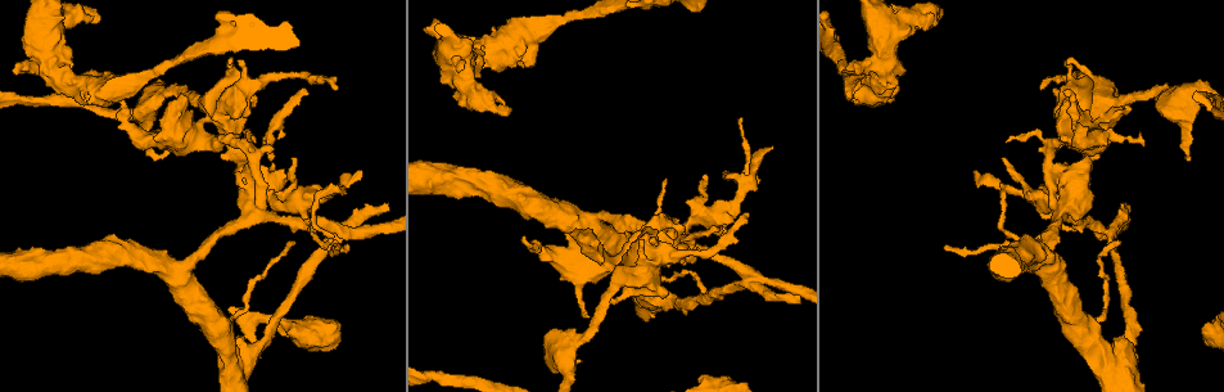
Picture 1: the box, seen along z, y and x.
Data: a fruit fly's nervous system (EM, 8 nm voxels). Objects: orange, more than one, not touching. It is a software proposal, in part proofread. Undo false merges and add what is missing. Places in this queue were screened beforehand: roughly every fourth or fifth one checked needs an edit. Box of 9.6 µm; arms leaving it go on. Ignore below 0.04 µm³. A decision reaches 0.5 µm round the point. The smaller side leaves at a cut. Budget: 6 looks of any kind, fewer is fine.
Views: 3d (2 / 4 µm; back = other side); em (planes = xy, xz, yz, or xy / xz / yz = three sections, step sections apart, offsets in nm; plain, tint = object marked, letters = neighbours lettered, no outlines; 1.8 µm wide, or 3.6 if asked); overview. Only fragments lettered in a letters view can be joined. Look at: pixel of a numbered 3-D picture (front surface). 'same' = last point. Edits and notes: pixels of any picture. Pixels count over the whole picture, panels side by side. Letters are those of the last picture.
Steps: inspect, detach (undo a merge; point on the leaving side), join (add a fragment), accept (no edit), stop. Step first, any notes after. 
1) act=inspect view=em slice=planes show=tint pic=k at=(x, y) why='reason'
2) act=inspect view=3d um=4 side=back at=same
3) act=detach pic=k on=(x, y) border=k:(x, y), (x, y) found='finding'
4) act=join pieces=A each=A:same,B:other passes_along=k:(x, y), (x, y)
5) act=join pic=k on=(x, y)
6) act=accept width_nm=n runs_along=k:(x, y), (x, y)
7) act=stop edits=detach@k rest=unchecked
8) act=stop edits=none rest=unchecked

act=inspect view=3d um=4 side=back pic=1 at=(883, 61) why='a narrow waist'

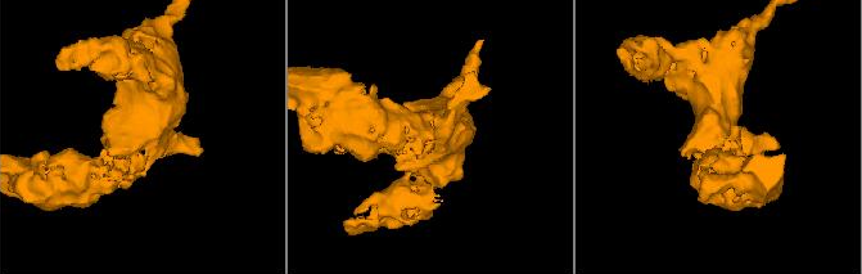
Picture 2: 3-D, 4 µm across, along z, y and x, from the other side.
act=inspect view=em slice=xz step=4 show=tint pic=2 at=(128, 130) why='shape alone is not enough'

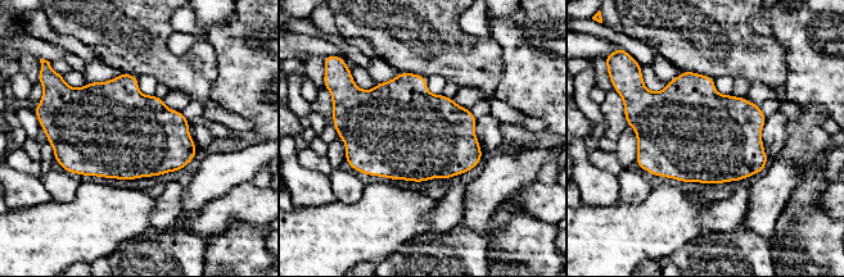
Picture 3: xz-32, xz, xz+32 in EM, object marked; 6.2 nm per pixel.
act=inspect view=em slice=xz step=4 show=letters at=same

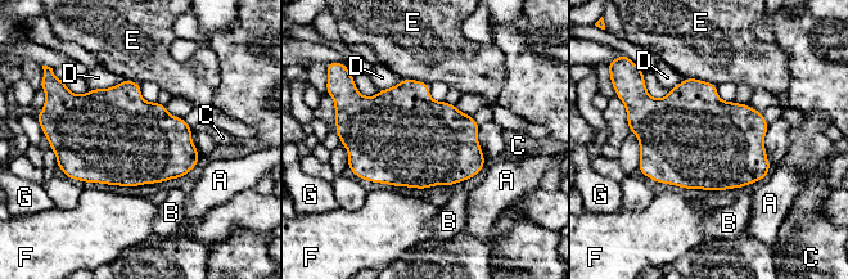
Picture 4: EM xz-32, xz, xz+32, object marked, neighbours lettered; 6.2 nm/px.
act=accept width_nm=600 each=A:other,B:other,C:other,D:other,E:other,F:other,G:other border=4:(123, 79), (116, 85), (90, 90) found='one neuron here'

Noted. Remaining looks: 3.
act=inspect view=3d um=4 pic=1 at=(145, 76) why='calibre changes'

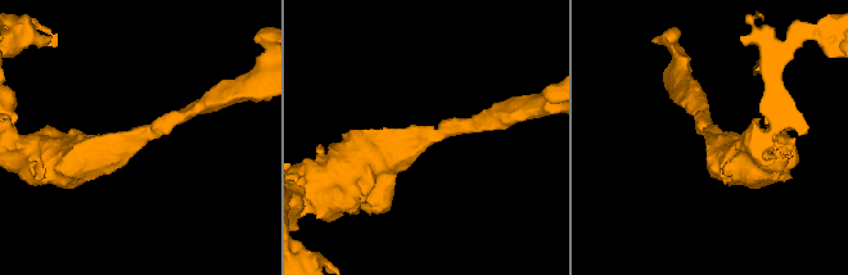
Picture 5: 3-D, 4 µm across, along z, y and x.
act=inspect view=em slice=xy step=8 show=plain pic=5 at=(136, 134) arm_widths_nm=200,500

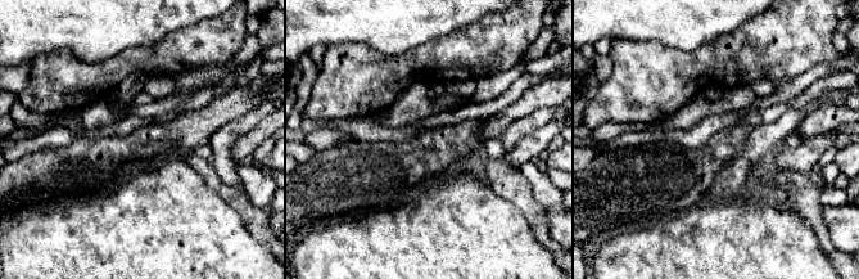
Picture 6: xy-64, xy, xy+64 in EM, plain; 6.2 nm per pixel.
act=inspect view=em slice=xy step=8 show=letters at=same why='what lies round it'

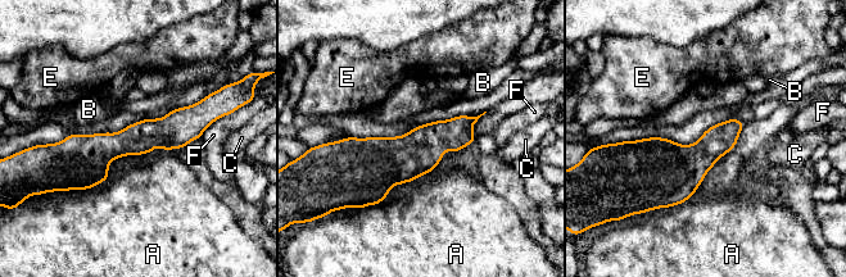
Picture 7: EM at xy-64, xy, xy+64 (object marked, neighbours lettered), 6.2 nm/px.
act=accept each=A:other,B:other,C:other,E:other,F:other runs_along=7:(208, 121), (112, 146), (58, 148) found='one neuron here'

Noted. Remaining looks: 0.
act=stop edits=none rest=unchecked

